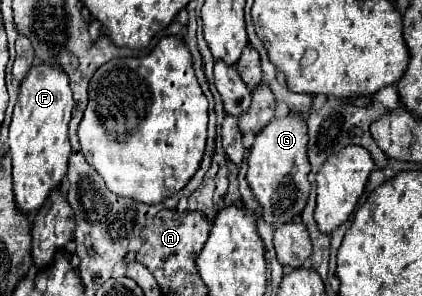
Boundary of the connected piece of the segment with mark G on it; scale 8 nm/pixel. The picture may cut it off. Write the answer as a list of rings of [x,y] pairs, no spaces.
[[[289,113],[283,119],[273,119],[263,131],[257,133],[247,159],[247,183],[261,205],[263,221],[269,225],[283,225],[305,209],[309,185],[309,159],[307,159],[307,125],[299,113]]]

